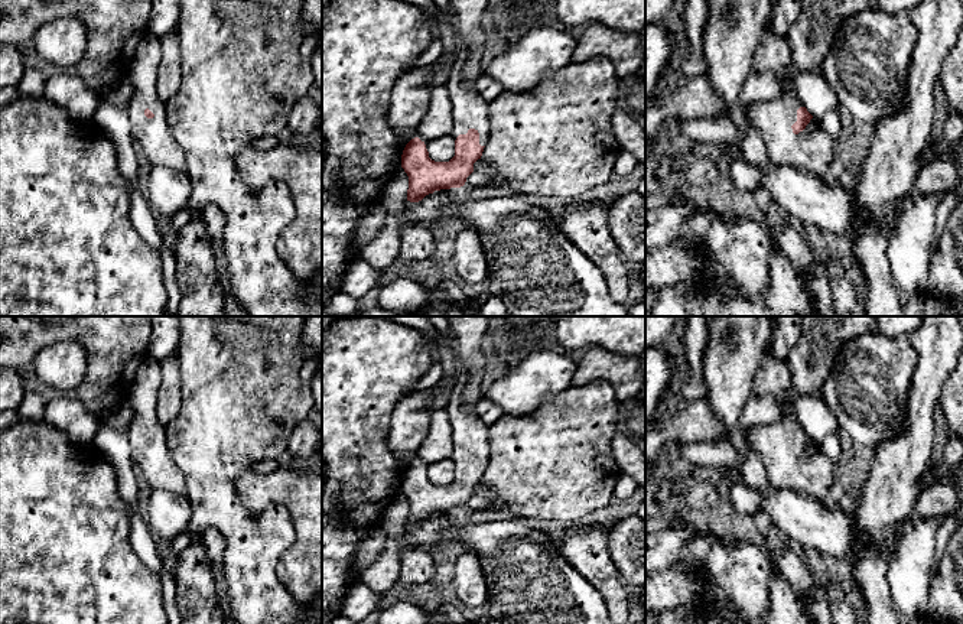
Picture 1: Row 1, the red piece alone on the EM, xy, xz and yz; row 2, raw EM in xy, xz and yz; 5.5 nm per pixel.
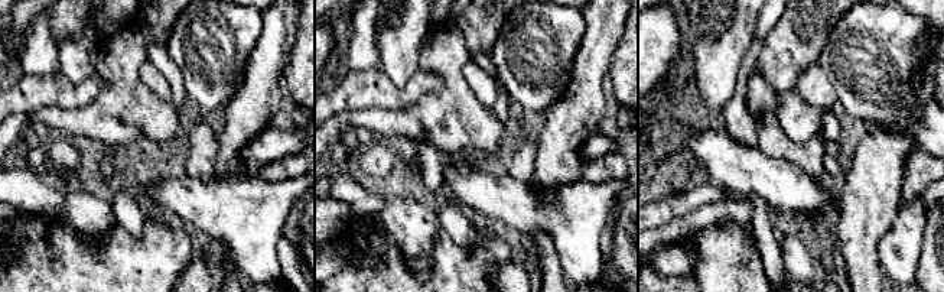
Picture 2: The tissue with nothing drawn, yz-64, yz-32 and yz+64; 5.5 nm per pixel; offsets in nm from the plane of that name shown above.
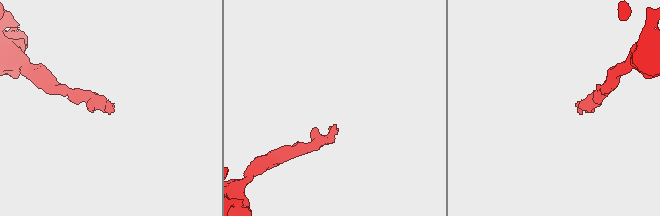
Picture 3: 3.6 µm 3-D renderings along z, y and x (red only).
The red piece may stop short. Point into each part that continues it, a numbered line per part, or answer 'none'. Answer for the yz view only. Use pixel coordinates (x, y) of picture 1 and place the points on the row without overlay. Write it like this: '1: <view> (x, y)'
1: yz (812, 474)

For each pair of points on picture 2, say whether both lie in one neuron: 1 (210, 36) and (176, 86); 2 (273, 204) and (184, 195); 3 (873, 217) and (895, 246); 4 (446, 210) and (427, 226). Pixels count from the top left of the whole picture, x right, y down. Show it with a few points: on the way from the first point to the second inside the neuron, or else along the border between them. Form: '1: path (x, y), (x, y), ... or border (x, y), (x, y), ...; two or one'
1: border (168, 45), (168, 52), (181, 71), (188, 101); two
2: path (251, 205), (205, 205); one
3: border (899, 203), (892, 224), (878, 243), (879, 266); two
4: border (436, 210), (442, 227); two

